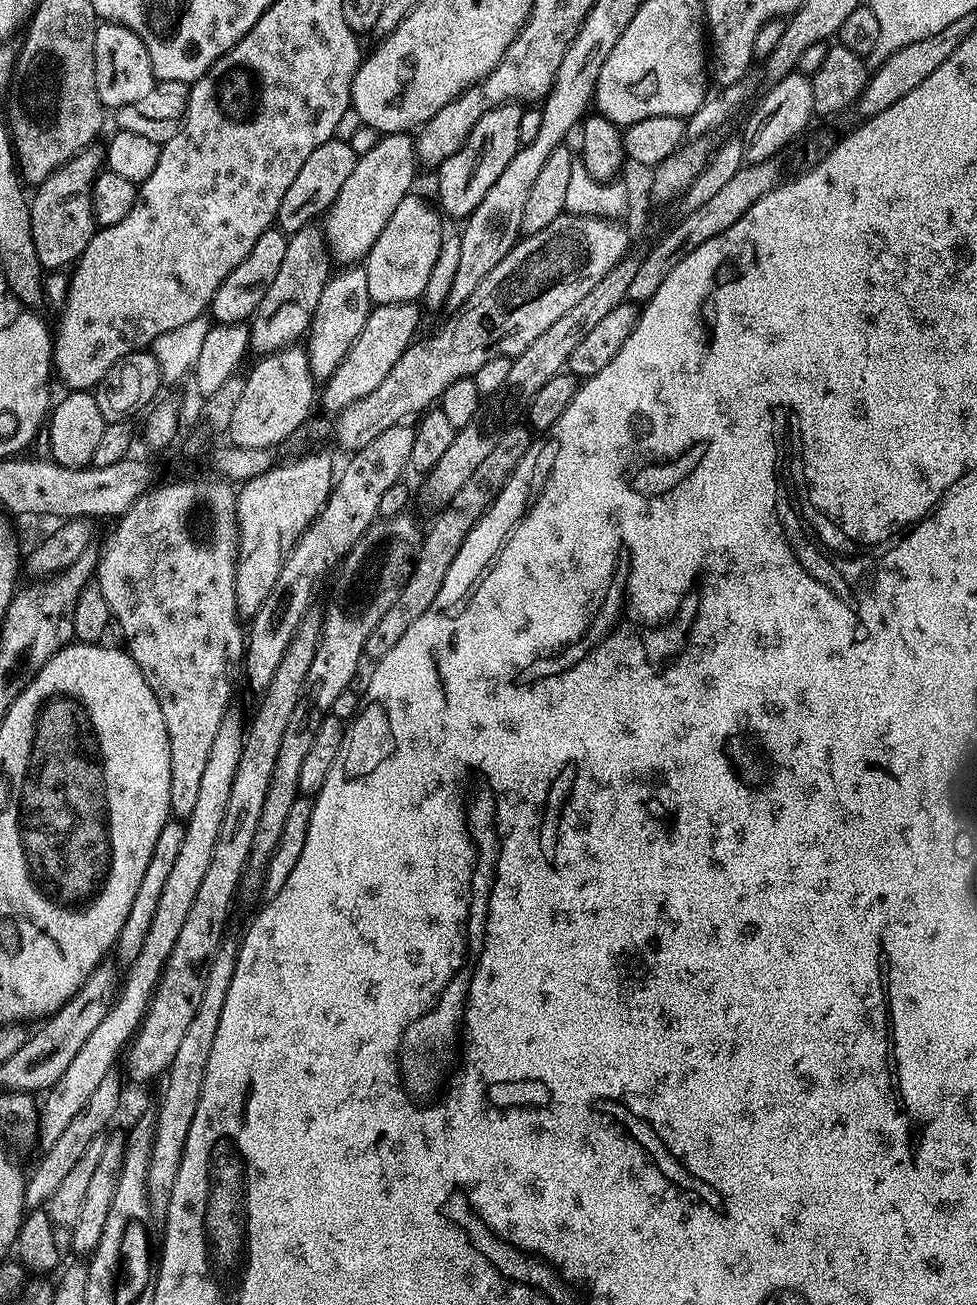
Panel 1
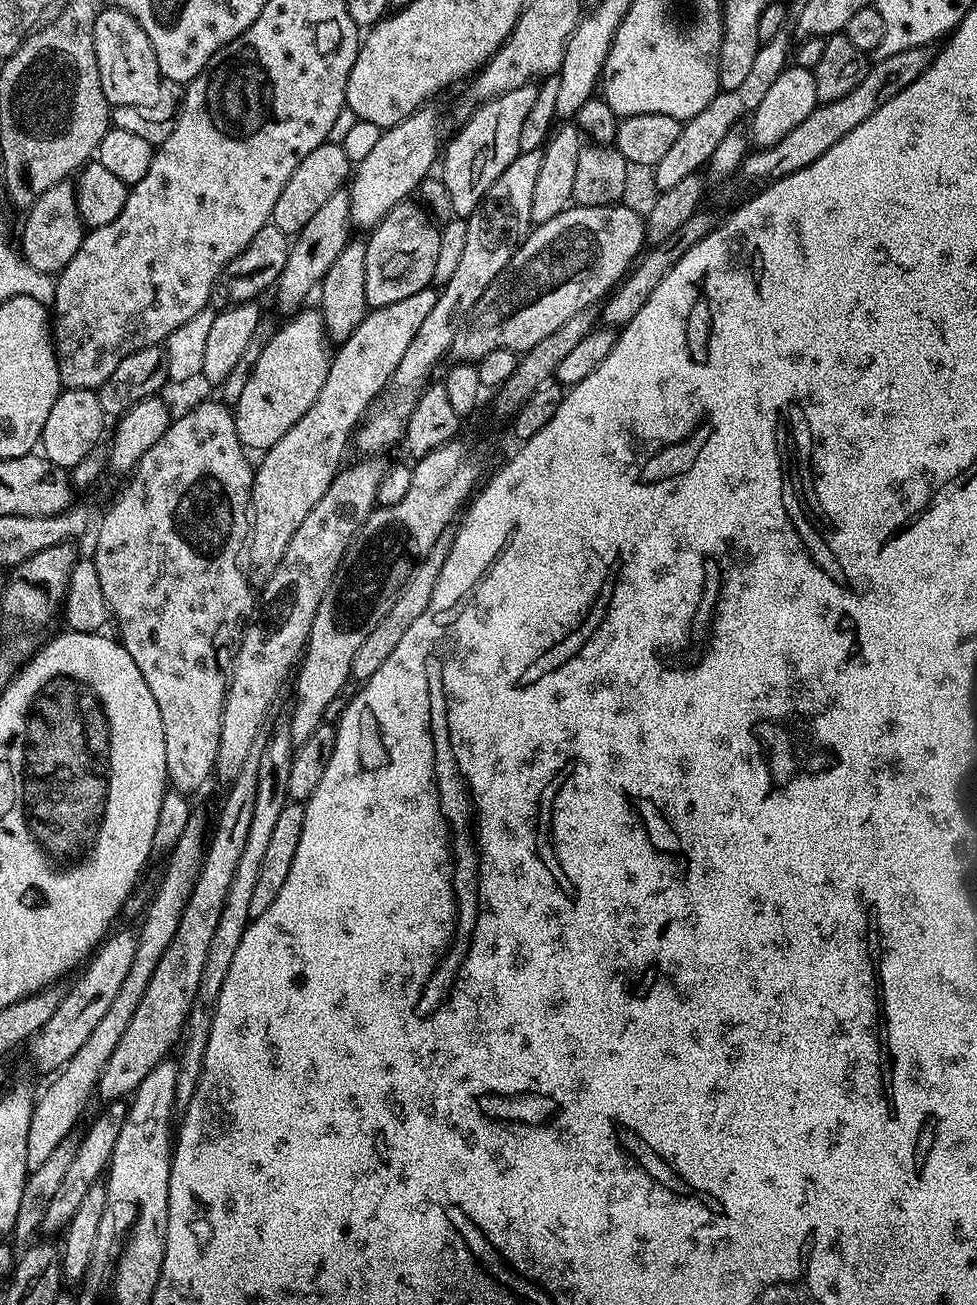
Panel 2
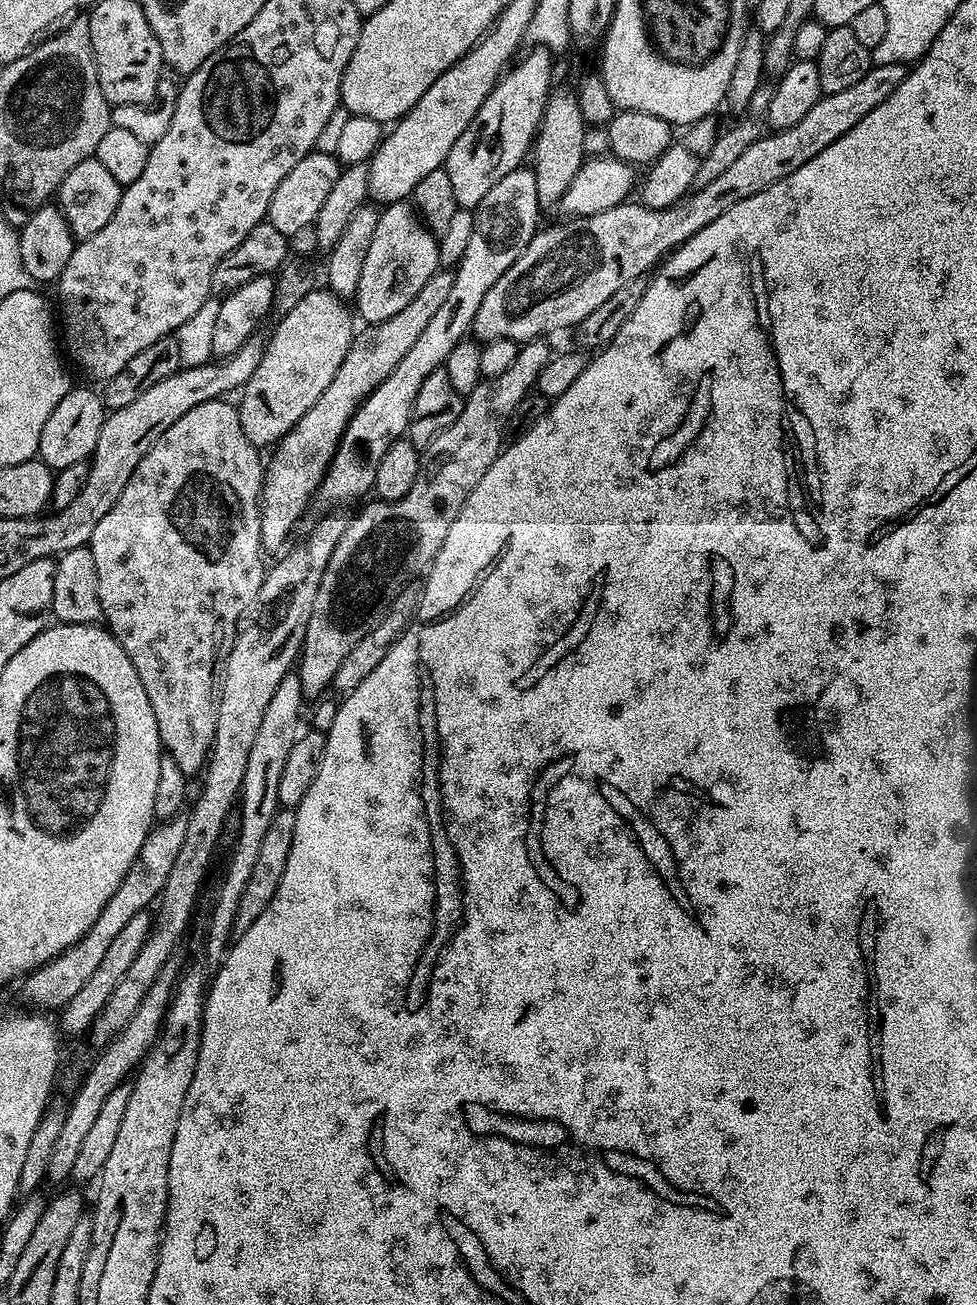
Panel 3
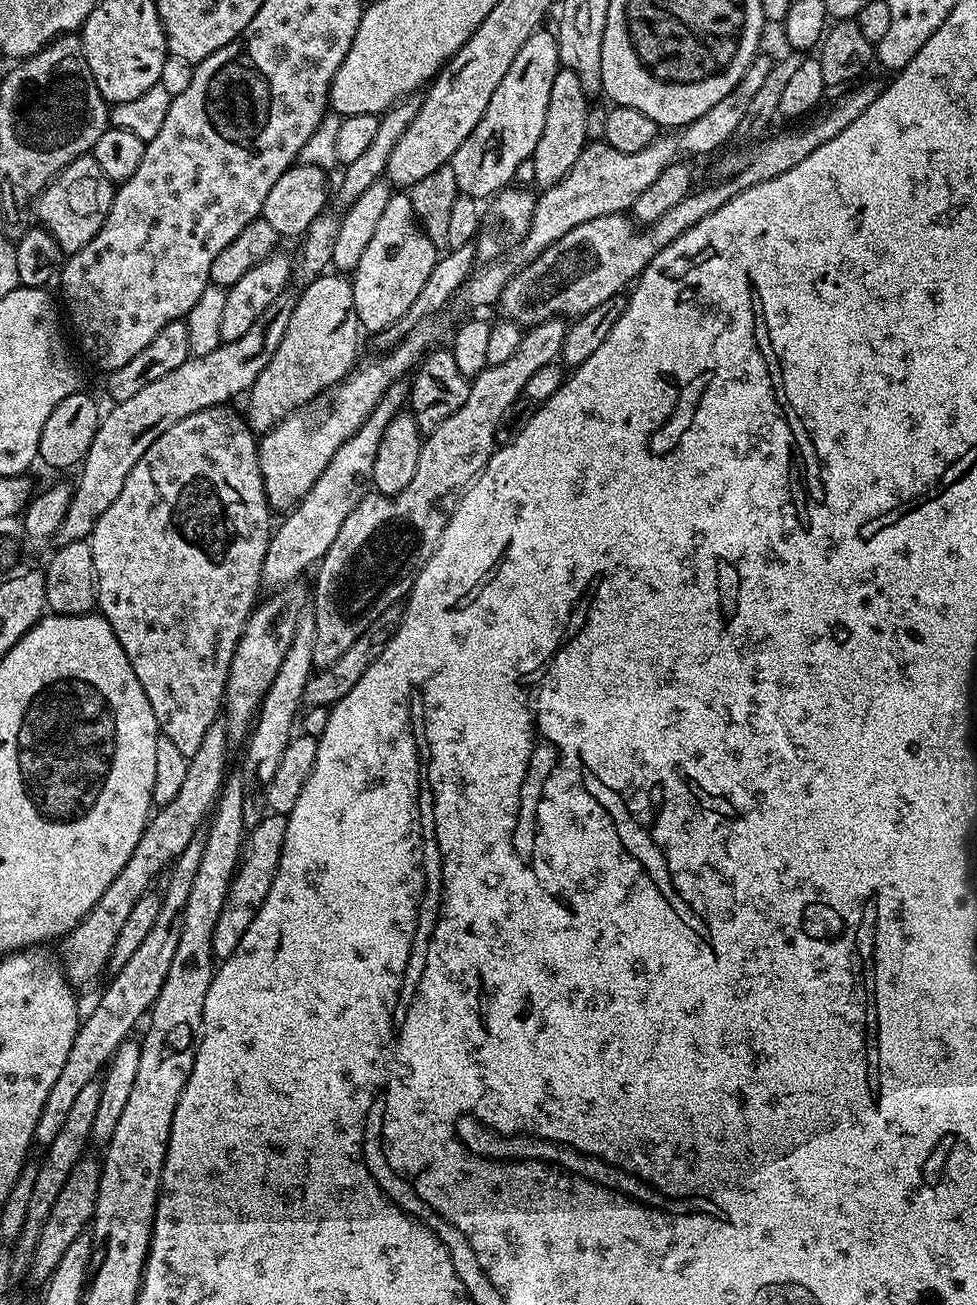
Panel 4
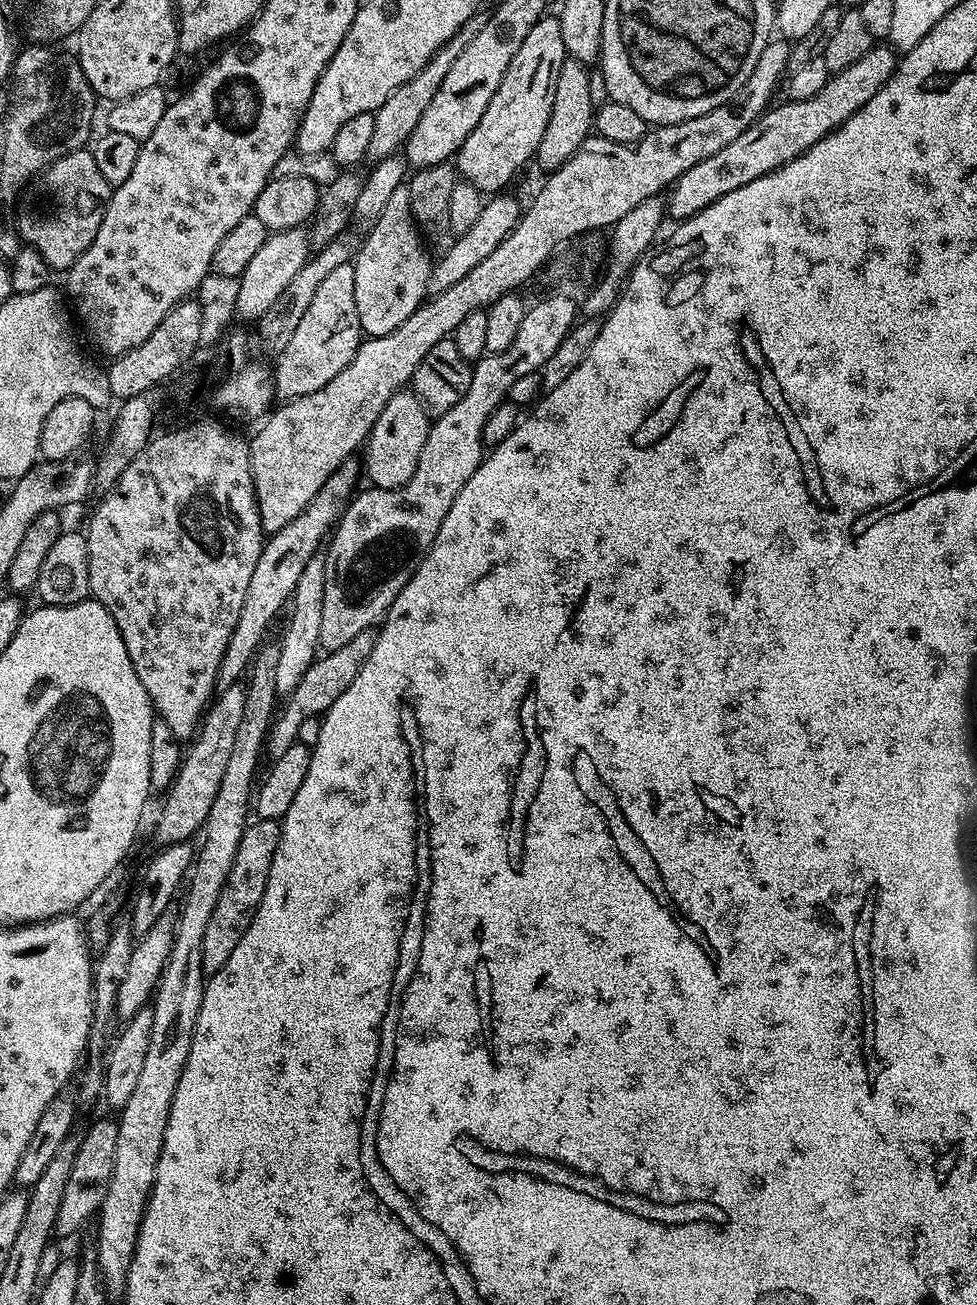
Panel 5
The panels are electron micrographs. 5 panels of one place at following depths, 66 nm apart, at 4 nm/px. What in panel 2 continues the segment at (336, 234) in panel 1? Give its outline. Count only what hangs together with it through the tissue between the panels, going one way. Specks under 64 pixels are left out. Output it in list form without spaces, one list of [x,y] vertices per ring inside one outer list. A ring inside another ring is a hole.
[[[432,106],[417,108],[414,114],[410,114],[402,122],[398,122],[392,128],[385,128],[381,131],[378,142],[374,146],[374,151],[362,158],[355,165],[354,175],[350,180],[350,214],[352,215],[351,223],[365,230],[371,230],[380,223],[380,219],[386,214],[390,214],[390,210],[394,210],[394,206],[405,203],[409,199],[408,196],[417,191],[421,182],[433,171],[434,165],[438,160],[438,149],[440,144],[440,120],[436,117],[436,112]]]

